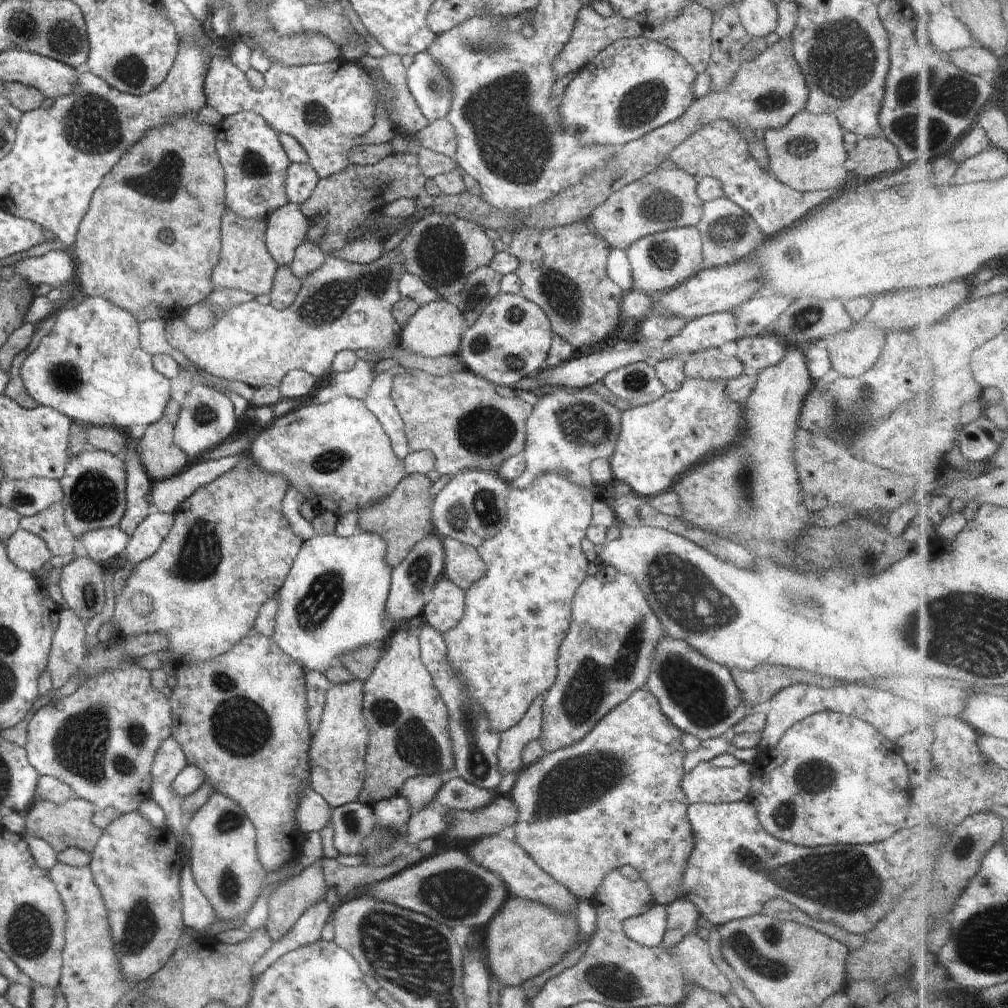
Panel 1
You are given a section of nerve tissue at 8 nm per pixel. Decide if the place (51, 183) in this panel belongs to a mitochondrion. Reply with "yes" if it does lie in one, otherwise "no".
no

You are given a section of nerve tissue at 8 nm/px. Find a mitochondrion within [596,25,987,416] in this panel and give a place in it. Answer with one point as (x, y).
(953, 94)

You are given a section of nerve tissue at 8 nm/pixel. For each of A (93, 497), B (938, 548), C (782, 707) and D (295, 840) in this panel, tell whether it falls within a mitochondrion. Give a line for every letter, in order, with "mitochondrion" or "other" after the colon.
A: mitochondrion
B: other
C: other
D: other

